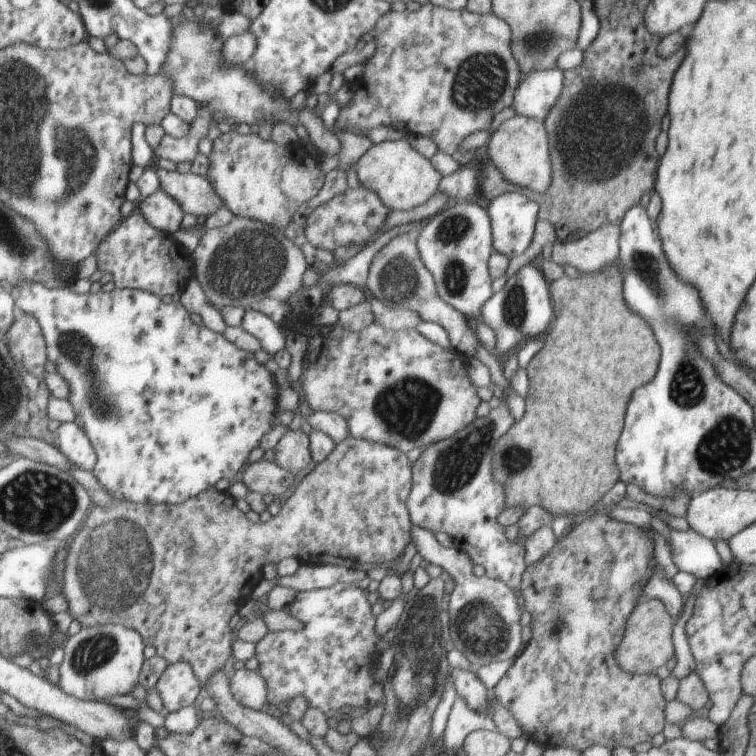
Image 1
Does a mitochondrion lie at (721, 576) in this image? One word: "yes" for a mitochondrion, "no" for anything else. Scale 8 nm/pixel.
no

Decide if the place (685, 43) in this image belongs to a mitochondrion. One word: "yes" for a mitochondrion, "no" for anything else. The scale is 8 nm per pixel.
no

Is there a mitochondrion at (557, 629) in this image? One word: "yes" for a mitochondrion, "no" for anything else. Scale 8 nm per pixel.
yes

